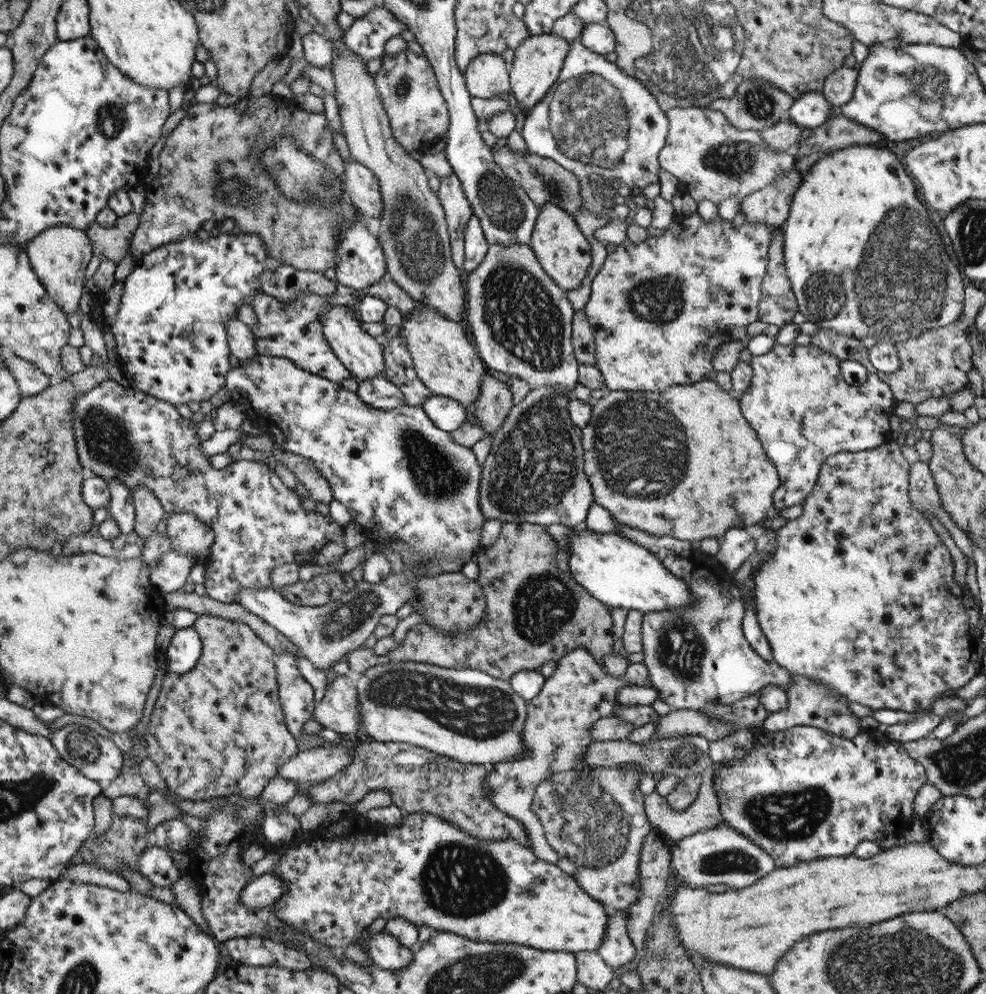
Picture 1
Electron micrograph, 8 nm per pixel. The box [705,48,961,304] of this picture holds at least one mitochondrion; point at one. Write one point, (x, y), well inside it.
(930, 86)

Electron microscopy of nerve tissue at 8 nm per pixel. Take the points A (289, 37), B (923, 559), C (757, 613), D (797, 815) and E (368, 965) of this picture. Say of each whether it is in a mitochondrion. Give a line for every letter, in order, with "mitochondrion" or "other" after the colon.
A: other
B: other
C: other
D: mitochondrion
E: other

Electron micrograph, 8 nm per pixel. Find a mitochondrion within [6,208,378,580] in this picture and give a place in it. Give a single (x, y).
(108, 439)

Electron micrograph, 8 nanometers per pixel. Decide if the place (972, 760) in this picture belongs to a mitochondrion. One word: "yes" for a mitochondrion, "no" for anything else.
yes

